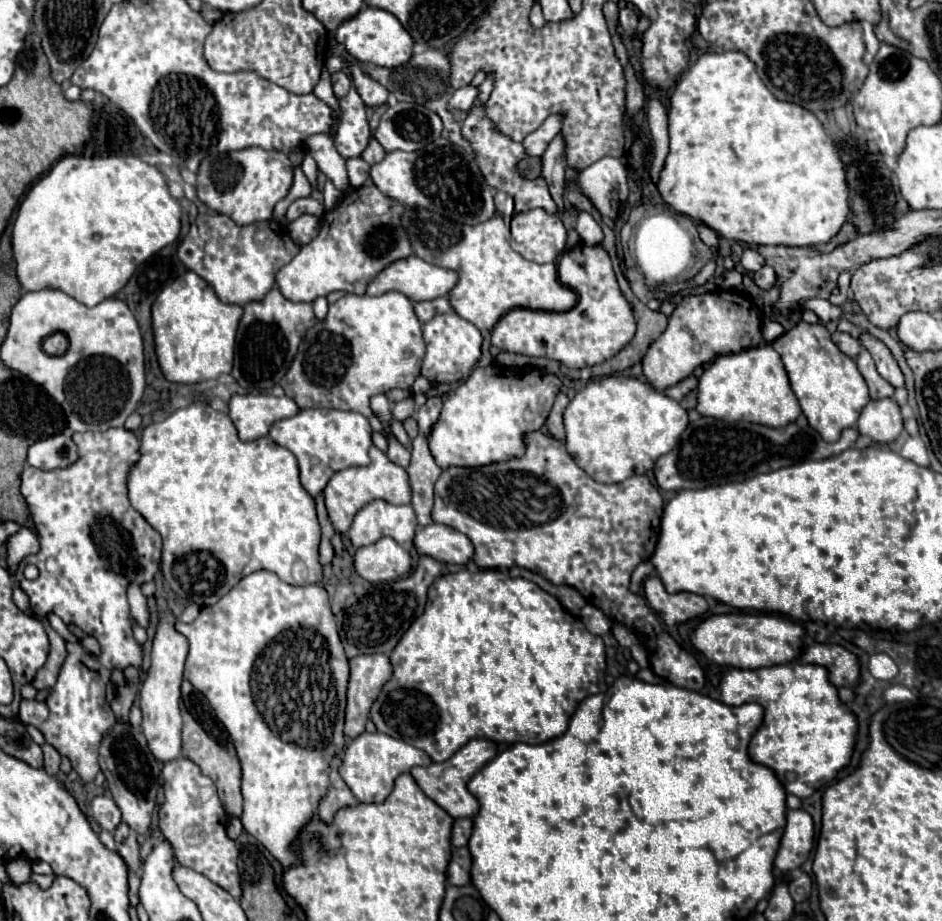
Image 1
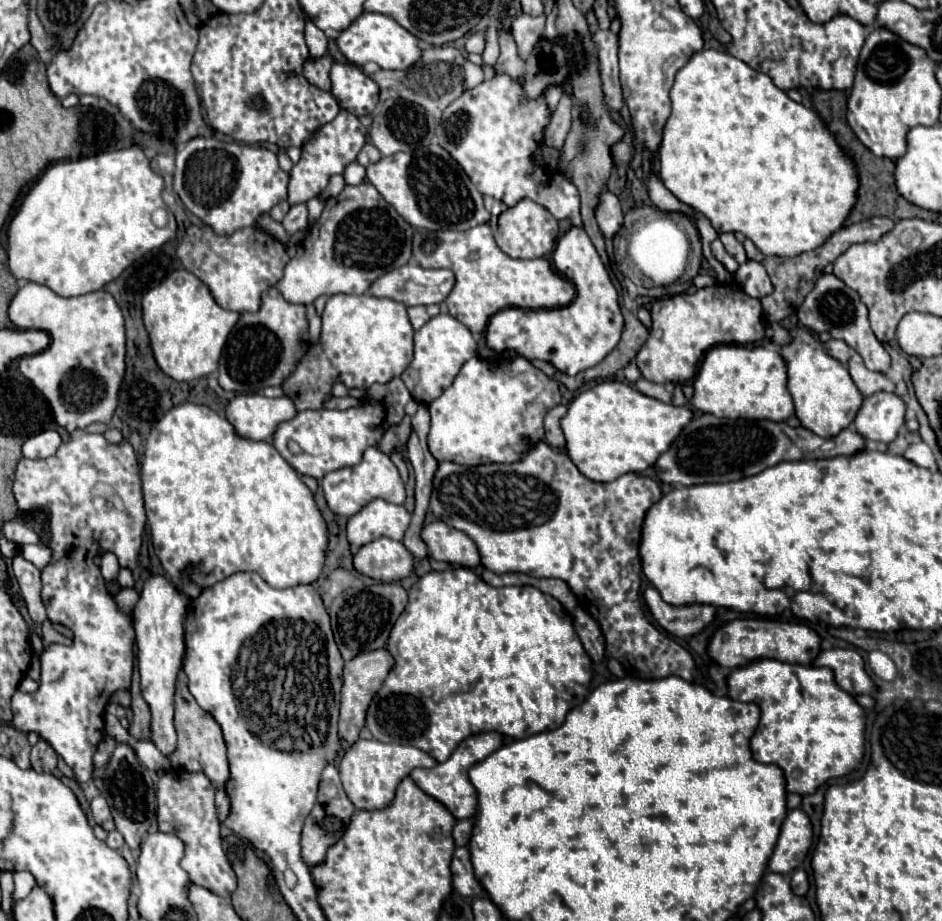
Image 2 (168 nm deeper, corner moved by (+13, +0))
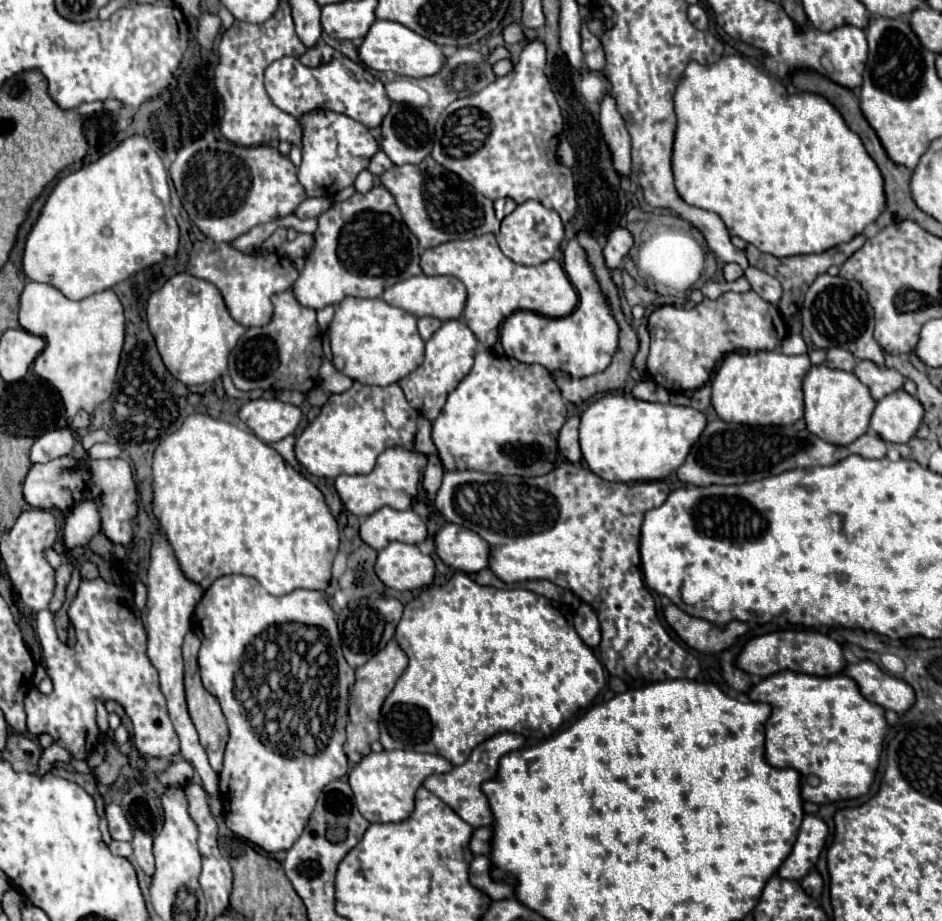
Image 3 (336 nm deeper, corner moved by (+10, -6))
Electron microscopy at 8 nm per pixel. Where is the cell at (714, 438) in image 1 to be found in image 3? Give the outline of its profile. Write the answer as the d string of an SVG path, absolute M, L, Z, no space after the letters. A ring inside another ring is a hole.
M713 420L705 426L701 438L691 448L683 466L677 468L677 478L693 486L711 486L711 484L745 484L759 478L781 474L791 468L809 468L809 466L829 466L851 454L863 458L883 458L887 452L885 442L873 434L865 432L855 442L847 446L835 446L823 442L807 430L793 430L791 426L743 426L727 424L723 420Z

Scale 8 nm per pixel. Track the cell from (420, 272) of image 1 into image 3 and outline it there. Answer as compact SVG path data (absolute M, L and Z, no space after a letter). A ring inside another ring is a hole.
M419 274L419 276L407 278L403 282L397 282L395 286L389 286L381 294L381 298L387 304L403 308L417 318L433 316L433 318L439 318L441 322L445 322L445 320L453 320L453 318L461 316L467 292L465 292L465 286L455 276L425 276L425 274Z

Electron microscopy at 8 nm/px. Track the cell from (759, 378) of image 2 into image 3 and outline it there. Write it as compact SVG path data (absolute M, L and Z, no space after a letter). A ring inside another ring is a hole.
M761 350L761 352L731 352L723 358L715 376L711 380L711 404L717 416L723 422L737 422L749 426L791 426L799 418L803 418L803 392L801 380L809 370L811 362L807 354L787 356L777 350Z

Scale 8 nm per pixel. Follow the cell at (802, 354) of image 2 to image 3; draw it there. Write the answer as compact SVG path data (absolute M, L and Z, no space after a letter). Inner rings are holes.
M827 364L811 366L803 378L803 396L807 430L821 440L847 446L867 432L875 400L871 398L871 394L867 394L867 386L863 386L853 372L833 370Z

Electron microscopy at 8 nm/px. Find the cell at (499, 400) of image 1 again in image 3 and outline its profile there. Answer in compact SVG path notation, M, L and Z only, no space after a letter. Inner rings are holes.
M491 352L475 356L471 372L447 396L447 402L433 422L433 444L445 470L479 470L493 474L515 476L543 476L555 468L557 462L557 432L567 418L567 408L557 384L551 380L547 368L539 364L521 364L509 358L497 358Z

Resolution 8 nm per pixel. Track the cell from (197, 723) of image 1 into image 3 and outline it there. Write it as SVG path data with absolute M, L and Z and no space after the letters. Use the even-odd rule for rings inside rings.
M189 632L185 636L185 644L183 644L183 658L185 658L185 696L187 696L187 708L189 708L189 716L193 720L193 726L199 734L199 742L205 748L207 756L209 756L209 764L215 772L221 772L223 768L223 754L225 754L225 746L227 746L227 738L229 738L229 730L225 724L225 718L219 710L219 702L215 702L215 698L211 694L207 694L207 690L203 690L201 682L199 682L199 668L197 668L197 652L199 652L199 638Z

